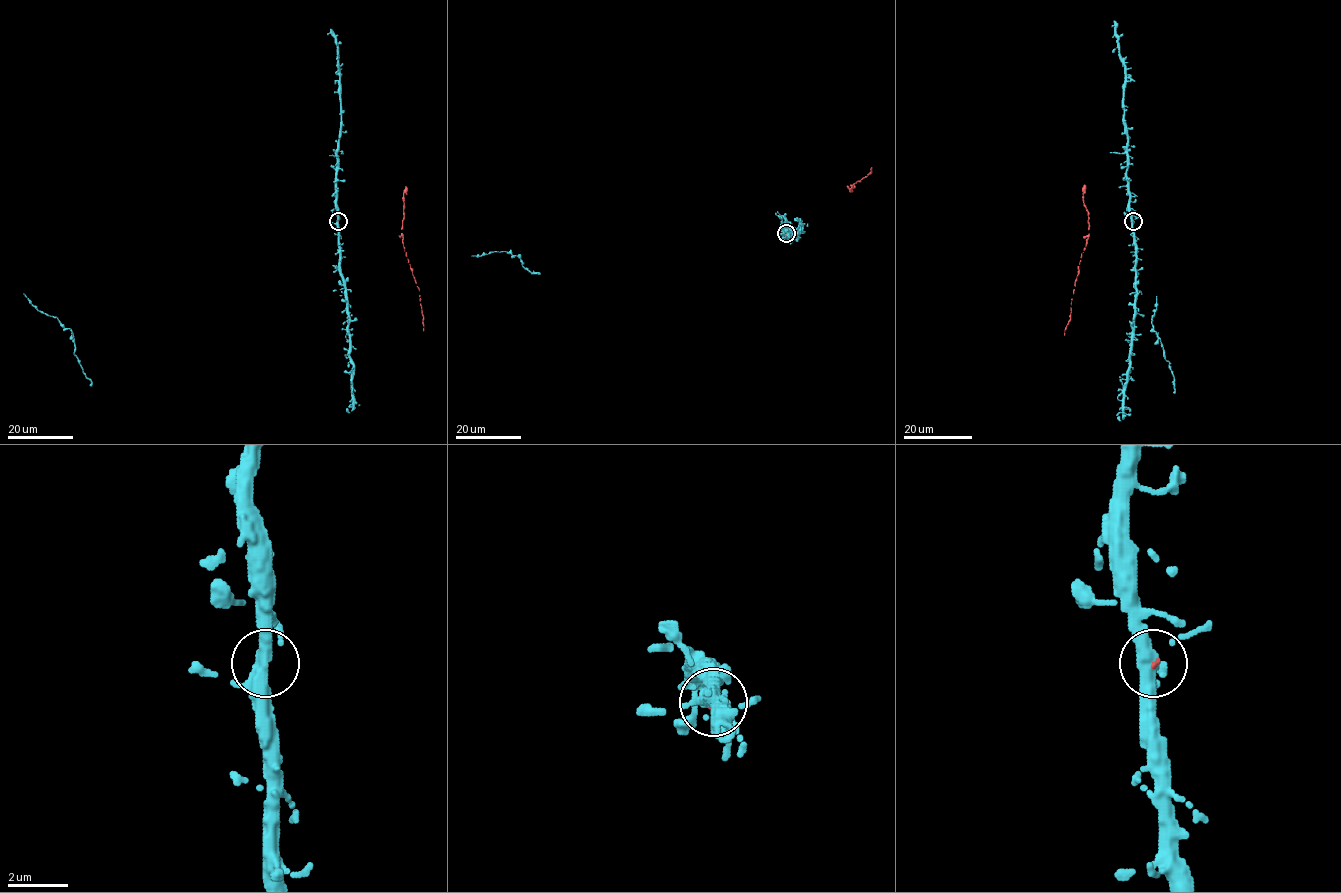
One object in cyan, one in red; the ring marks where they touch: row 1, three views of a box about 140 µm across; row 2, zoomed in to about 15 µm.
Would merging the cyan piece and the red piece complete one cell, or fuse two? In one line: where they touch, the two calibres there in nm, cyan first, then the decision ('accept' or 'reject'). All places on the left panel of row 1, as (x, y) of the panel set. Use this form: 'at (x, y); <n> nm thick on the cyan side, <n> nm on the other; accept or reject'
at (338, 221); 440 nm thick on the cyan side, 110 nm on the other; accept

